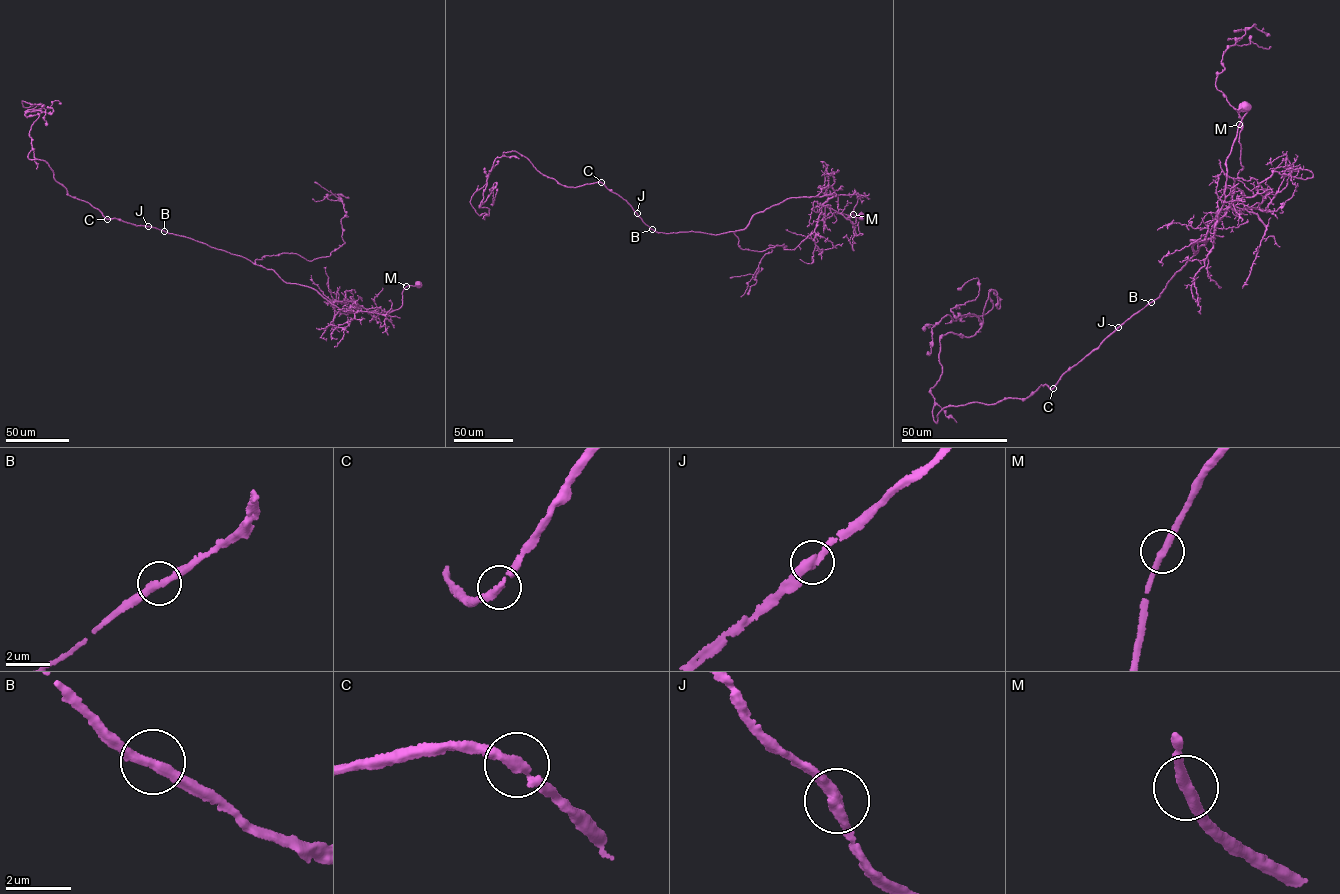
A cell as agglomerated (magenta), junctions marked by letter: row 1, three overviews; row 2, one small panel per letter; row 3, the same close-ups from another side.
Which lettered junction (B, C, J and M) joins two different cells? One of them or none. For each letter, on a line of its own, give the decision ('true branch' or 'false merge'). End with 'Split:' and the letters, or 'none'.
B: true branch
C: true branch
J: true branch
M: true branch
Split: none

